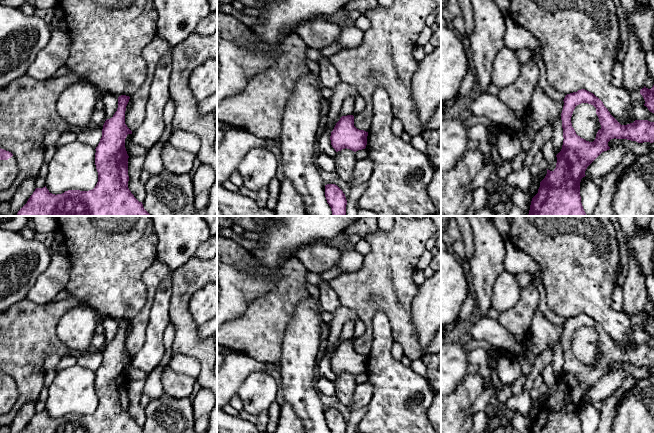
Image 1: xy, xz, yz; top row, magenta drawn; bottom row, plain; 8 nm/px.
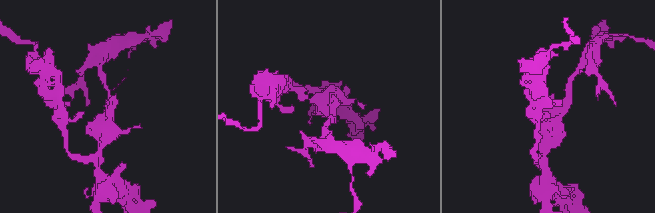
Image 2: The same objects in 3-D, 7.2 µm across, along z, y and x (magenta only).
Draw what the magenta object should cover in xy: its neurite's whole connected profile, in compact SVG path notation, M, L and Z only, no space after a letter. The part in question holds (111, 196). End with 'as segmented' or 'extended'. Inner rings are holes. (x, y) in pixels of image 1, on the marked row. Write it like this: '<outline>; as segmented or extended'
M118 97L118 108L112 118L103 125L102 137L95 153L98 182L89 191L68 190L52 194L45 187L36 188L27 203L16 216L151 216L128 188L128 154L125 139L132 131L125 124L125 111L130 97Z; as segmented

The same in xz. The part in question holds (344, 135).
M342 116L331 132L331 145L336 152L350 149L354 152L366 148L368 132L354 126L354 116Z; as segmented

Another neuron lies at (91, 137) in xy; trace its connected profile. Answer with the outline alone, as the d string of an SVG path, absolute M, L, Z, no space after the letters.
M99 125L97 128L85 128L77 134L77 139L96 149L102 137L102 129L103 125Z

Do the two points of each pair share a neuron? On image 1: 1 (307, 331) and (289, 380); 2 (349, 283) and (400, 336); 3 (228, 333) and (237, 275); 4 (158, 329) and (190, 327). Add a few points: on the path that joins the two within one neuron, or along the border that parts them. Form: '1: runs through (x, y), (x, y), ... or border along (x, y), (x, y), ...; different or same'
1: runs through (302, 343), (298, 368); same
2: runs through (366, 291), (373, 291), (400, 319); same
3: border along (247, 304), (246, 310), (239, 317), (227, 322); different
4: border along (172, 298), (169, 321); different

